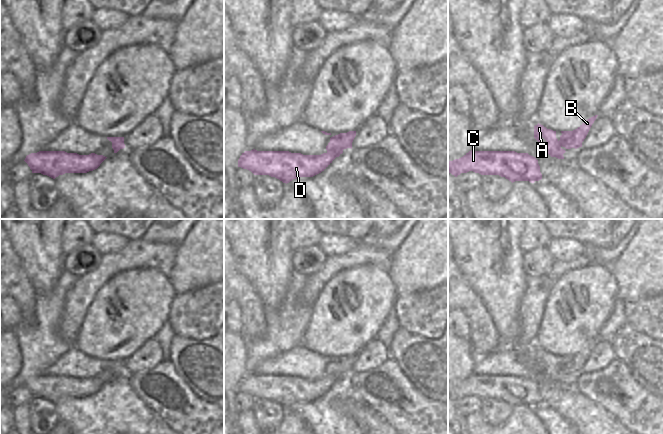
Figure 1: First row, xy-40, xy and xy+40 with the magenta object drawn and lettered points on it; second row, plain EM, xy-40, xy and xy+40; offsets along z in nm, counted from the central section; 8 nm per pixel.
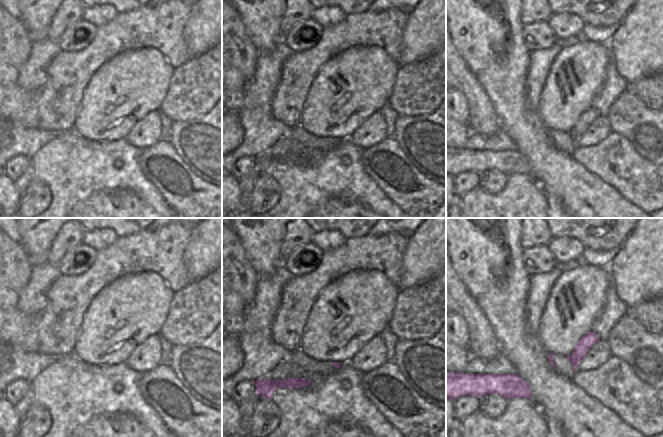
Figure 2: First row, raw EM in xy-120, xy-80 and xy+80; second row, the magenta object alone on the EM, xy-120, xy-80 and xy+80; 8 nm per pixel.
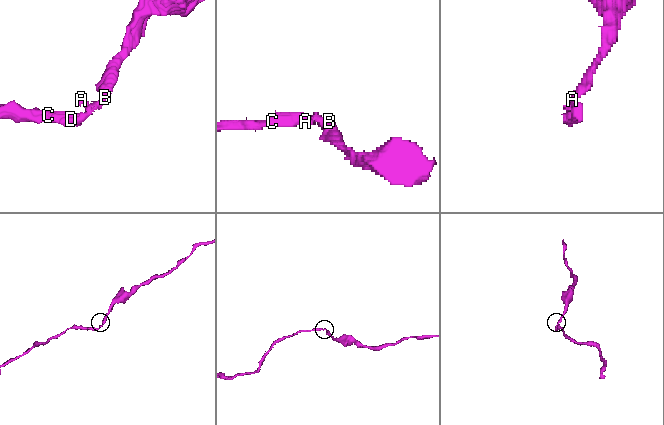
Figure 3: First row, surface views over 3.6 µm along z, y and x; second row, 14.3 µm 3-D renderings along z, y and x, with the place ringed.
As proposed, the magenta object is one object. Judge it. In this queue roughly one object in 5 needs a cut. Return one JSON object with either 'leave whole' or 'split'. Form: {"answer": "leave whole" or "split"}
{"answer": "leave whole"}

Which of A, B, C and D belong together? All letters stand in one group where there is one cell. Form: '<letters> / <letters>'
A B C D

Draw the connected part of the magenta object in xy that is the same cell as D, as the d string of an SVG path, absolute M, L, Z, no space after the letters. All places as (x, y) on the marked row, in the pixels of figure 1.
M356 131L340 133L330 138L326 153L303 155L289 151L245 151L238 160L238 167L254 175L269 175L289 183L299 177L313 177L324 171L344 149L351 148Z

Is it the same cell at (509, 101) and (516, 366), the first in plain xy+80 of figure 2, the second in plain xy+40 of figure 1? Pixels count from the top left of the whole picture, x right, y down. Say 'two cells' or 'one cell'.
two cells

